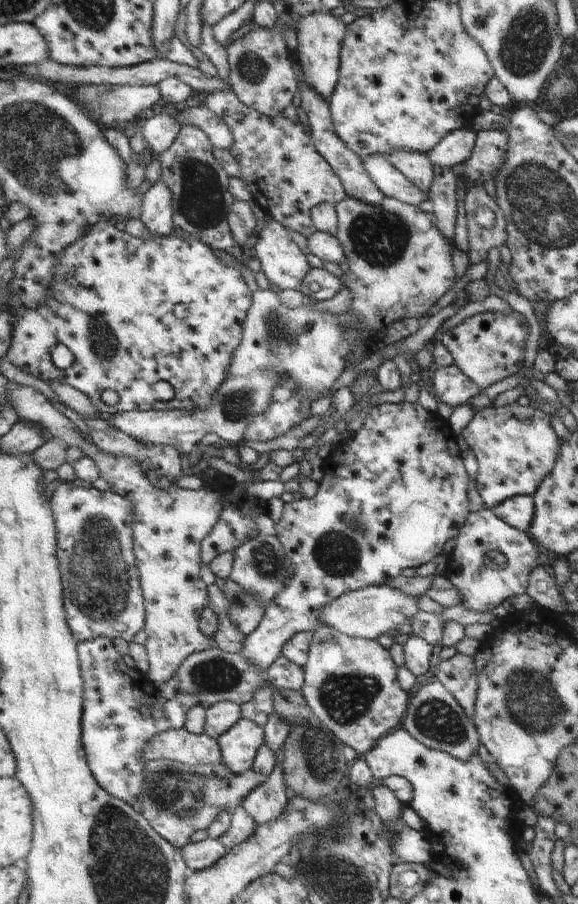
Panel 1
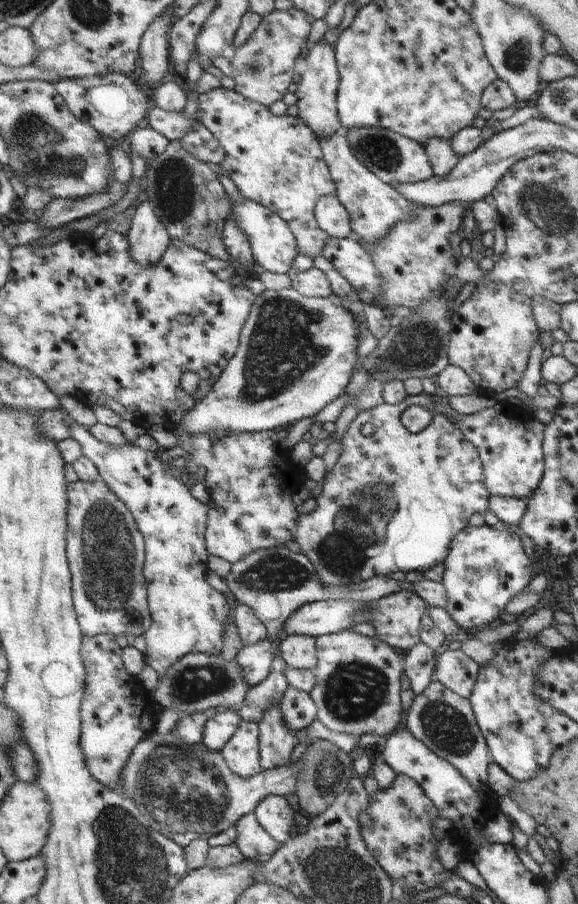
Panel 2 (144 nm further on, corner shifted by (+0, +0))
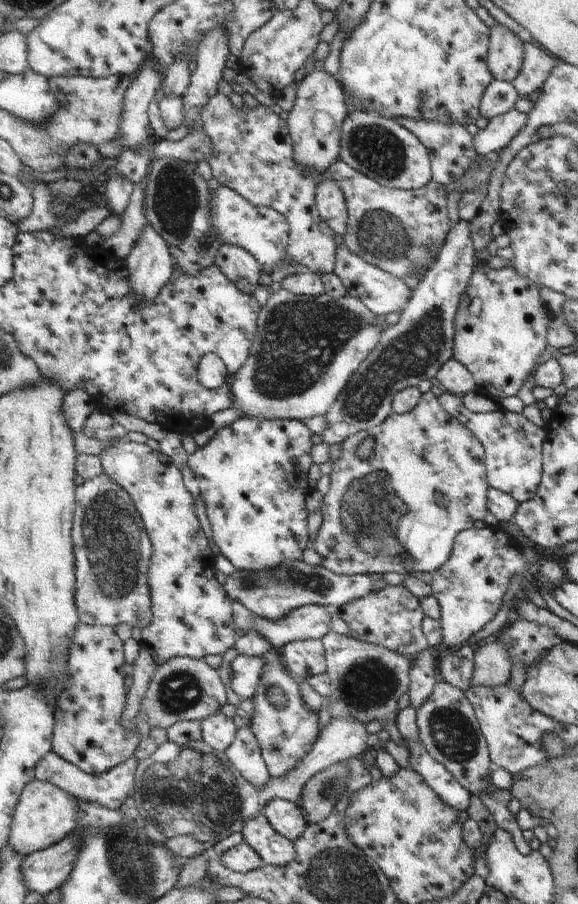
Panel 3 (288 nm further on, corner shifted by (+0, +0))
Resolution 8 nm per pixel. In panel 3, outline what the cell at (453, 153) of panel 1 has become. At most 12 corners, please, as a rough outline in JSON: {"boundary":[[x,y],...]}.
{"boundary":[[511,110],[489,120],[473,136],[479,156],[501,152],[527,124]]}

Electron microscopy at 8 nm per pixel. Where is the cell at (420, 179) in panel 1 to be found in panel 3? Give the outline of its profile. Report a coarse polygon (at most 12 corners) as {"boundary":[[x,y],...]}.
{"boundary":[[349,114],[341,158],[393,190],[435,180],[431,154],[397,120]]}

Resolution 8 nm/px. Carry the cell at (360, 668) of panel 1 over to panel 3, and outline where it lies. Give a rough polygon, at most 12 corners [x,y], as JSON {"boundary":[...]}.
{"boundary":[[323,638],[331,720],[379,722],[397,742],[413,658]]}

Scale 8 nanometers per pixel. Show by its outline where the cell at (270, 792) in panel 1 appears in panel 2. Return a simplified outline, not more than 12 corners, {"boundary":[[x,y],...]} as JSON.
{"boundary":[[283,796],[255,808],[265,830],[283,846],[291,838],[293,808]]}

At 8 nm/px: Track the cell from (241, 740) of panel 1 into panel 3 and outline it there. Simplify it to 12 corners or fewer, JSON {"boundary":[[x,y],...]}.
{"boundary":[[251,724],[225,752],[257,788],[273,778]]}

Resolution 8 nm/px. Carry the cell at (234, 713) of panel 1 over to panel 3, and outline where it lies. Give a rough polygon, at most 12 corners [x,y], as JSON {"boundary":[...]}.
{"boundary":[[225,714],[209,716],[203,740],[227,752],[237,740],[237,726]]}

